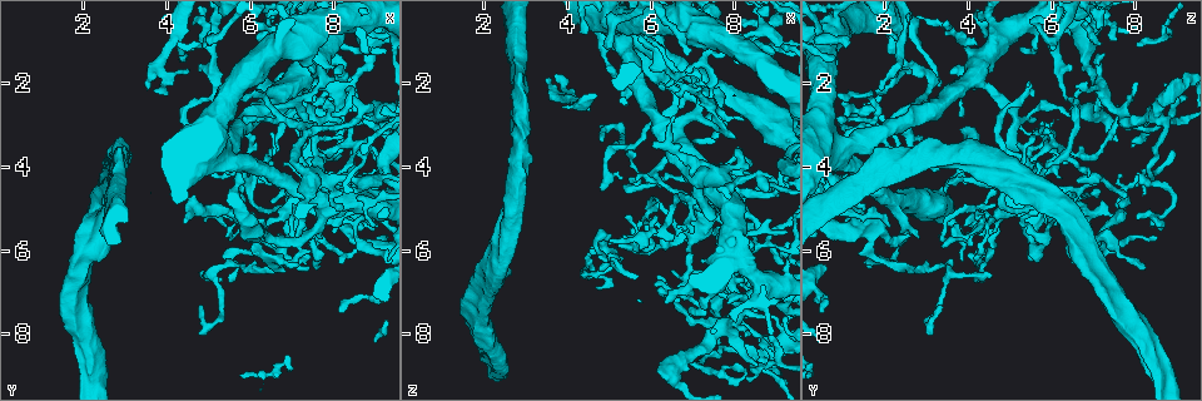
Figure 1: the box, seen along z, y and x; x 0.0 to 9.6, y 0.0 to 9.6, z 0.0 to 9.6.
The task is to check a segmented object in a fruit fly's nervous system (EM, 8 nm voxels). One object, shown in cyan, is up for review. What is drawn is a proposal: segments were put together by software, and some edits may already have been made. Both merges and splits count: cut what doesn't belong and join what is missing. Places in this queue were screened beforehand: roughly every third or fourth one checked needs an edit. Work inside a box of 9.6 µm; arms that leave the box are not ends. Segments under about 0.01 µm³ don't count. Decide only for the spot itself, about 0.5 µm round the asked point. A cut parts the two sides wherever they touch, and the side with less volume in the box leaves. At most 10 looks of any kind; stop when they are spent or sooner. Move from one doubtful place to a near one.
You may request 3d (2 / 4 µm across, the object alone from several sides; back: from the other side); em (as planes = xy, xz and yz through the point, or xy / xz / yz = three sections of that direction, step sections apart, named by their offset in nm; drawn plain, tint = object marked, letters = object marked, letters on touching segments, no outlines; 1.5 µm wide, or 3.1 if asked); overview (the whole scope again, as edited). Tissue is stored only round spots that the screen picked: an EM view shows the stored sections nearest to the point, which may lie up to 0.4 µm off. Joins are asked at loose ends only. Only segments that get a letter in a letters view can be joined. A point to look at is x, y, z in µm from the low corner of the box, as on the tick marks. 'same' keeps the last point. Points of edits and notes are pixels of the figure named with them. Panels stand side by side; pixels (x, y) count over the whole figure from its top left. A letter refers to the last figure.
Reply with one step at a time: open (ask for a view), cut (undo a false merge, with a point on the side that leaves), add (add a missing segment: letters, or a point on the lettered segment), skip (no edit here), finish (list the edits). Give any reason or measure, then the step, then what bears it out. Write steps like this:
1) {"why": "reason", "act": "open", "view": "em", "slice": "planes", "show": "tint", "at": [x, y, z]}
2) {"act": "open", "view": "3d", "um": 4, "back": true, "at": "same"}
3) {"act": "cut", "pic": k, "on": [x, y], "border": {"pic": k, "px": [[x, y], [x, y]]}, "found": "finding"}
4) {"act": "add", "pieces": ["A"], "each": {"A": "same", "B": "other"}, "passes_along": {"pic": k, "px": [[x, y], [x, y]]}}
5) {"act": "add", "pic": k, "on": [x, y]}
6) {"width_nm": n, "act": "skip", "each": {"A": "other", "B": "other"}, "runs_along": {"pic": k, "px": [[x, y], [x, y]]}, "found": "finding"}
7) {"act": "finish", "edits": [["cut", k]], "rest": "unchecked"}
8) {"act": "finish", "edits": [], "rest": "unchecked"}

{"why": "a narrow waist", "act": "open", "view": "em", "slice": "planes", "show": "tint", "at": [7.95, 2.65, 5.65]}

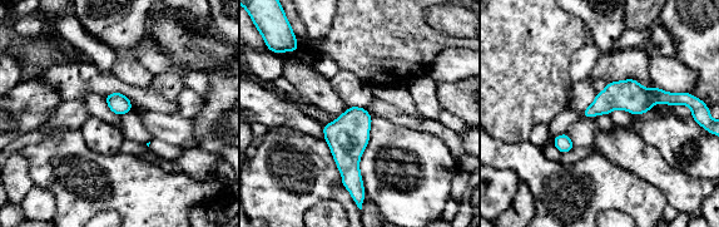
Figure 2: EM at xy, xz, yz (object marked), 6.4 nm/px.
{"act": "open", "view": "em", "slice": "planes", "show": "letters", "at": "same"}

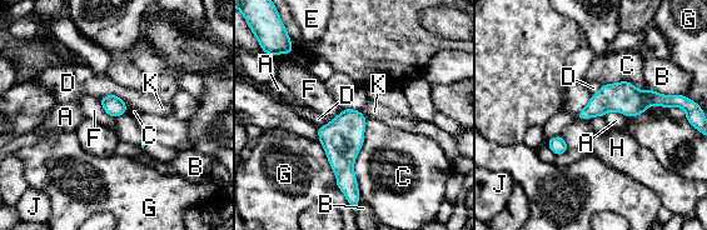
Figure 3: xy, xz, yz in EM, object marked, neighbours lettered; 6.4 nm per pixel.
{"act": "skip", "each": {"A": "other", "B": "other", "C": "other", "D": "other", "E": "other", "F": "other", "G": "other", "H": "other", "J": "other", "K": "other"}, "border": {"pic": 3, "px": [[99, 99], [103, 109], [115, 118]]}, "found": "all the same neuron"}

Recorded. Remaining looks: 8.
{"act": "open", "view": "em", "slice": "xy", "step": 4, "show": "letters", "at": [3.80, 1.50, 2.35]}

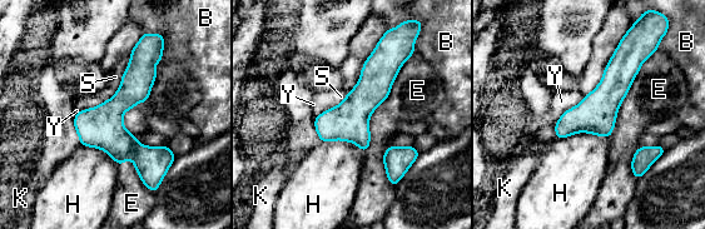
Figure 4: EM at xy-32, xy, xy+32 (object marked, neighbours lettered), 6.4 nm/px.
{"act": "open", "view": "em", "slice": "planes", "show": "letters", "at": "same"}

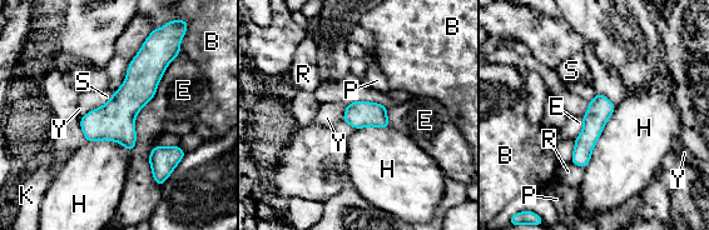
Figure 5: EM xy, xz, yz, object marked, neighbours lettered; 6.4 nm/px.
{"act": "skip", "each": {"B": "other", "E": "other", "H": "other", "K": "other", "P": "other", "R": "other", "S": "other", "Y": "other"}, "runs_along": {"pic": 5, "px": [[157, 49], [139, 88], [89, 138]]}, "found": "one neuron here"}

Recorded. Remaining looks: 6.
{"why": "free end", "act": "open", "view": "em", "um": 3.1, "slice": "planes", "show": "letters", "at": [7.20, 0.60, 7.30]}

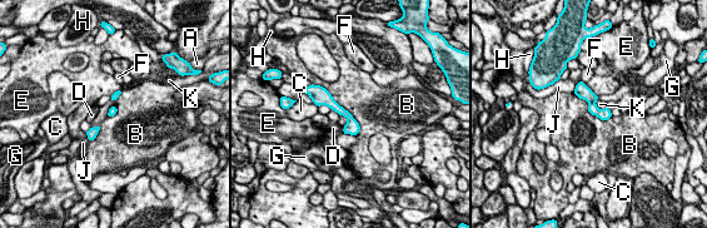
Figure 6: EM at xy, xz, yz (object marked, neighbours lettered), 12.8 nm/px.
{"longest_contact_nm": ["B", 800], "act": "skip", "each": {"A": "other", "B": "other", "C": "other", "D": "other", "E": "other", "F": "other", "G": "other", "H": "other", "J": "other", "K": "other"}, "border": {"pic": 6, "px": [[319, 84], [358, 123], [356, 135]]}, "found": "no lettered segment goes on from it"}

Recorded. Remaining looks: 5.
{"why": "calibre changes", "act": "open", "view": "3d", "um": 4, "at": [9.00, 4.15, 4.65]}

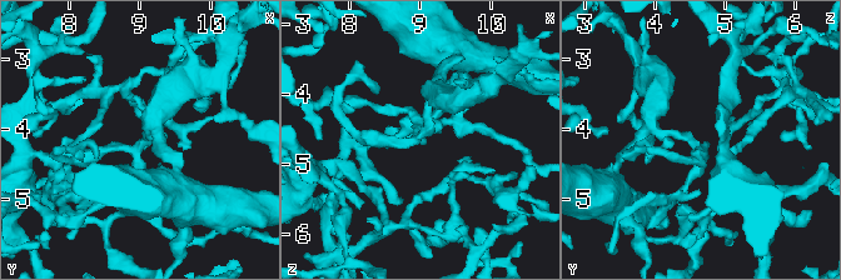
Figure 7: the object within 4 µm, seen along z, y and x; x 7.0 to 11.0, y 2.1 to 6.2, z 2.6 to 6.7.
{"why": "now the EM", "act": "open", "view": "em", "slice": "planes", "show": "letters", "at": [9.05, 4.20, 4.55]}

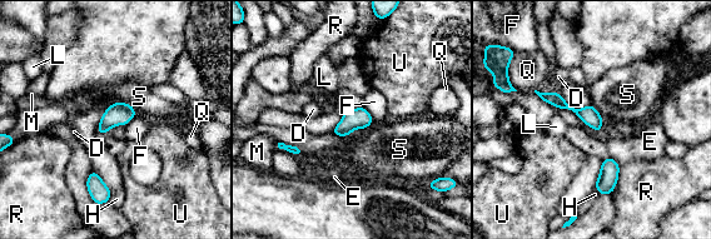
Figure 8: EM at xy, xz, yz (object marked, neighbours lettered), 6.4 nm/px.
{"width_nm": 110, "act": "skip", "each": {"D": "other", "E": "other", "F": "other", "H": "other", "L": "other", "M": "other", "Q": "other", "R": "other", "S": "other", "U": "other"}, "runs_along": {"pic": 8, "px": [[543, 95], [585, 114], [597, 127]]}, "found": "continuous, no second neuron"}

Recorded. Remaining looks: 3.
{"act": "finish", "edits": [], "rest": "unchecked"}

